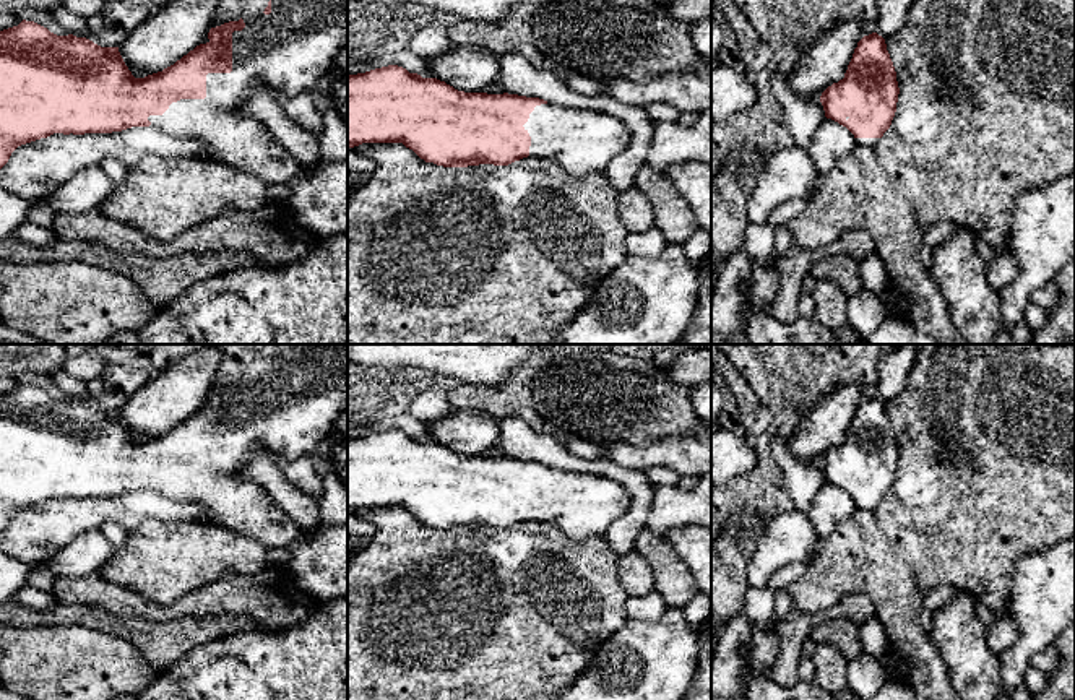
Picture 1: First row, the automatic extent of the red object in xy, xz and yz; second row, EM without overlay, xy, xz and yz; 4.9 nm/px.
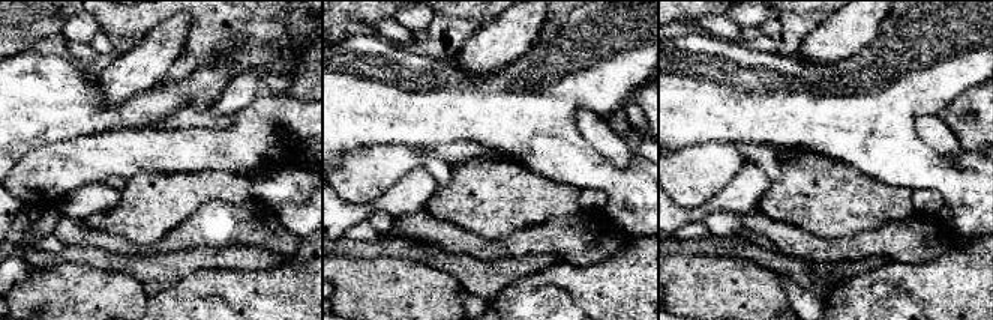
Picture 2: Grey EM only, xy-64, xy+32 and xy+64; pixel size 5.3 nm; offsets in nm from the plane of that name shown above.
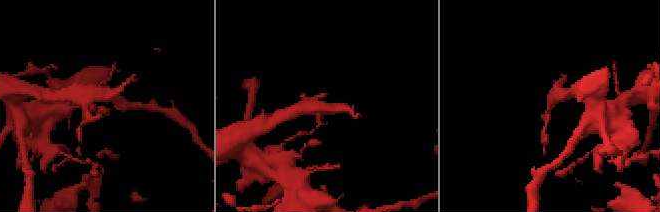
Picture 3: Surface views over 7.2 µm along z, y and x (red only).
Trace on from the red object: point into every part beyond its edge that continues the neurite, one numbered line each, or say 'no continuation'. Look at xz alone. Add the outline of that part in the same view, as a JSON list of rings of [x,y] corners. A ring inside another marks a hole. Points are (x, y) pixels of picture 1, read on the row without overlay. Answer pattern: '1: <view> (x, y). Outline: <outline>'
1: xz (582, 505). Outline: [[[550,466],[536,469],[523,490],[531,500],[529,520],[554,525],[575,541],[604,536],[632,500],[611,477]]]

